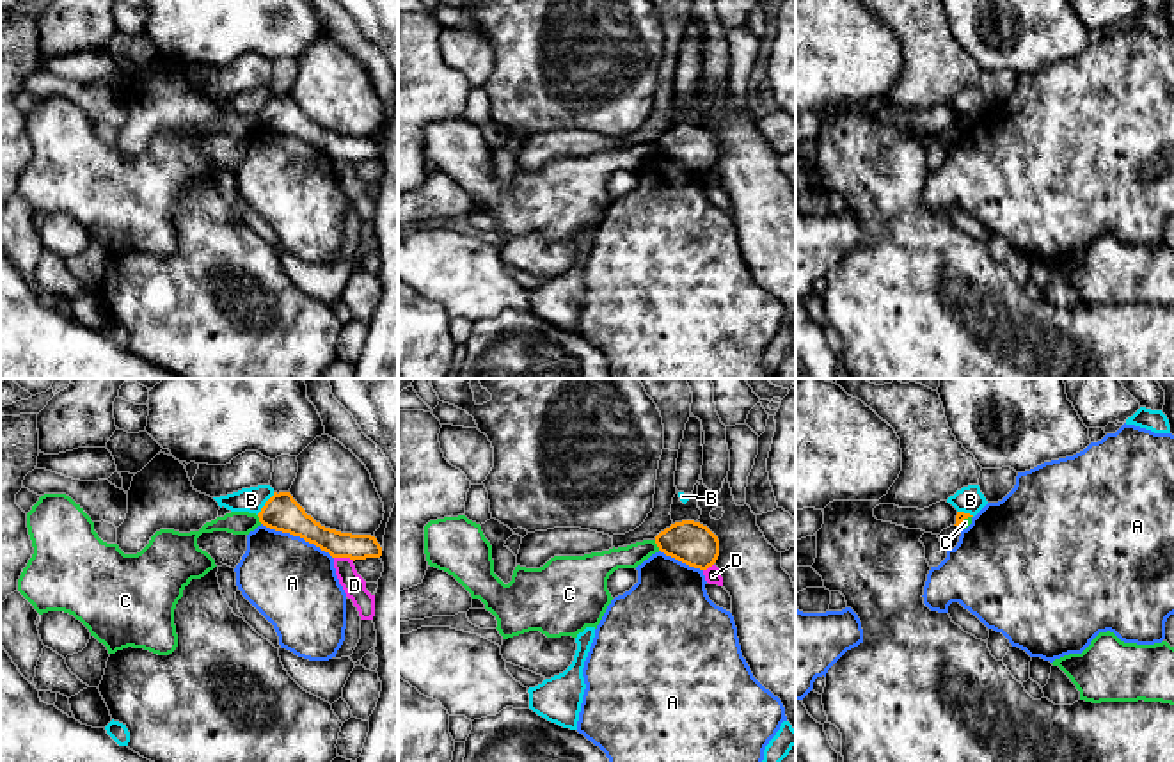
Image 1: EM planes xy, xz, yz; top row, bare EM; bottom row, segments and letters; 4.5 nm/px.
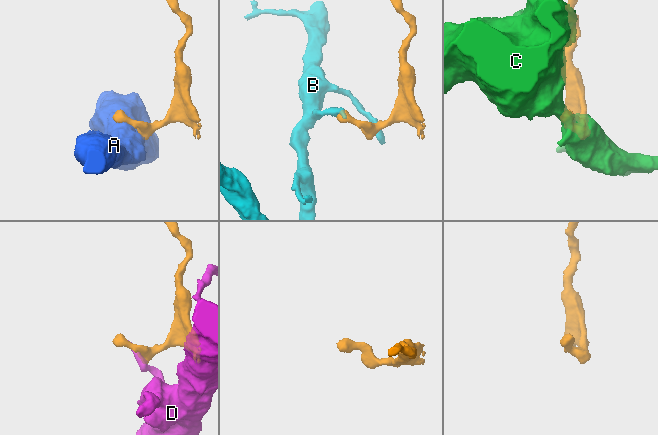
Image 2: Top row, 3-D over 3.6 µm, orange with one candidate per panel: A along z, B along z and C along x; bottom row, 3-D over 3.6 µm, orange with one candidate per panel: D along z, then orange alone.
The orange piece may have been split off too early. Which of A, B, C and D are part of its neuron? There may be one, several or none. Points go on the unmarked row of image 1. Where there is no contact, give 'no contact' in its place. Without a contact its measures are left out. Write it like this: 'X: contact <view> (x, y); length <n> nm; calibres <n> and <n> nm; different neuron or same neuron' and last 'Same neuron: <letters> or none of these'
A: contact xy (297, 137); length 360 nm; calibres 170 and 400 nm; different neuron
B: contact xy (265, 105); length 130 nm; calibres 170 and 110 nm; different neuron
C: contact xz (658, 148); length 50 nm; calibres 190 and 110 nm; different neuron
D: contact xy (345, 158); length 100 nm; calibres 120 and 100 nm; different neuron
Same neuron: none of these

